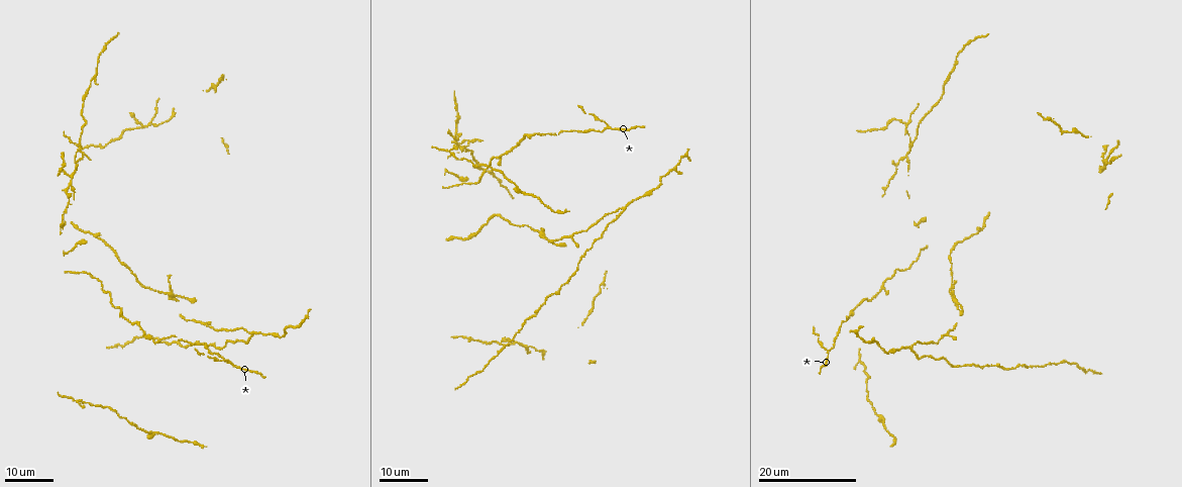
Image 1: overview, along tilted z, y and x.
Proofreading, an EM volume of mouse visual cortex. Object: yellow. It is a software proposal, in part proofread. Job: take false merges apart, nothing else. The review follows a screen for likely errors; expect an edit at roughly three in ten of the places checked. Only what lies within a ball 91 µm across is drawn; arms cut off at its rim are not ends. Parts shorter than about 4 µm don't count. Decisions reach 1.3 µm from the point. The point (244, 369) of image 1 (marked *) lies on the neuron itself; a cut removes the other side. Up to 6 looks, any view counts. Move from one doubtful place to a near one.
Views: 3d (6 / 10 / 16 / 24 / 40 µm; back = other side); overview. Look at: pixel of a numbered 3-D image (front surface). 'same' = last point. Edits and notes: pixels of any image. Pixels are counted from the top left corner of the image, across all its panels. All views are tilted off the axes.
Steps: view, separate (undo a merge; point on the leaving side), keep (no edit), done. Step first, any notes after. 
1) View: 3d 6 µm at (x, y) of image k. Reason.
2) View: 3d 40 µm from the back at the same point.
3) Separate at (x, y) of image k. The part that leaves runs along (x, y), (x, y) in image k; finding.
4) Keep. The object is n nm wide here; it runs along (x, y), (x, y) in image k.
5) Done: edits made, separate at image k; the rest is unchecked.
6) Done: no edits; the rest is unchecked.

View: 3d 24 µm at (159, 433) of image 1. Thick turns thin.

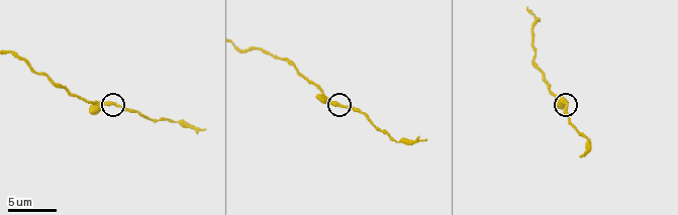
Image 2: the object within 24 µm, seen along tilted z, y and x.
View: 3d 6 µm at (334, 104) of image 2.

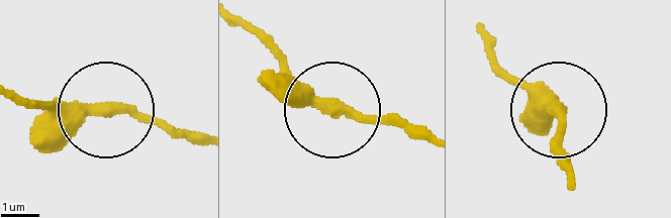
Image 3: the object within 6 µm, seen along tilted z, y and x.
Keep. All the same neuron.

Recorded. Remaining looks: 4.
View: 3d 16 µm at (909, 349) of image 1. Branch point.

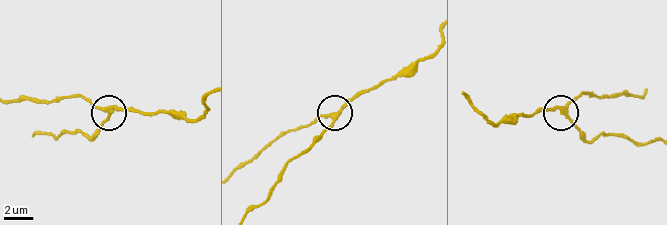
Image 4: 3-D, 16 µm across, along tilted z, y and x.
View: 3d 6 µm at (108, 111) of image 4.

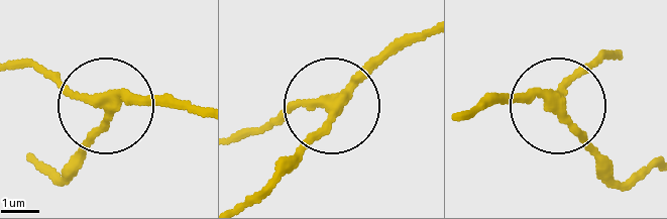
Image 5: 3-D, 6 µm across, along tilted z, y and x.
Keep. It runs along (11, 64), (47, 68), (102, 102), (159, 96) in image 5; continuous, no second neuron.

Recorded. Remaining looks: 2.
View: 3d 24 µm at (229, 362) of image 1. A fork.

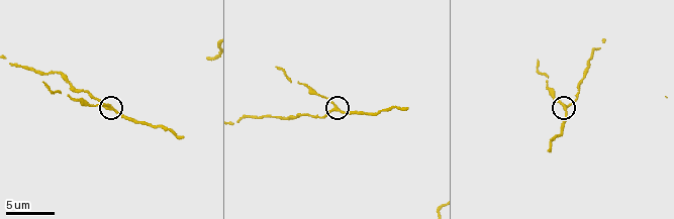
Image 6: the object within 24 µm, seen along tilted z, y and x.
View: 3d 6 µm at (108, 108) of image 6.

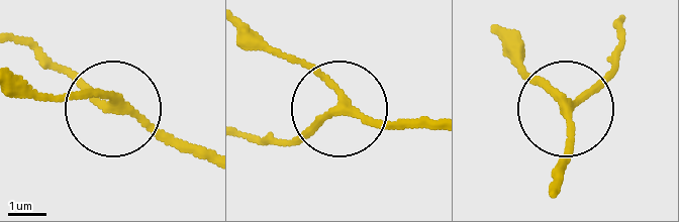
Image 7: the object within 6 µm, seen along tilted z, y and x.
Keep. 3 arms meet here; it runs along (201, 157), (155, 138), (104, 98), (25, 85) in image 7; all the same neuron.

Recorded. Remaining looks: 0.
Done: no edits; the rest is unchecked.

